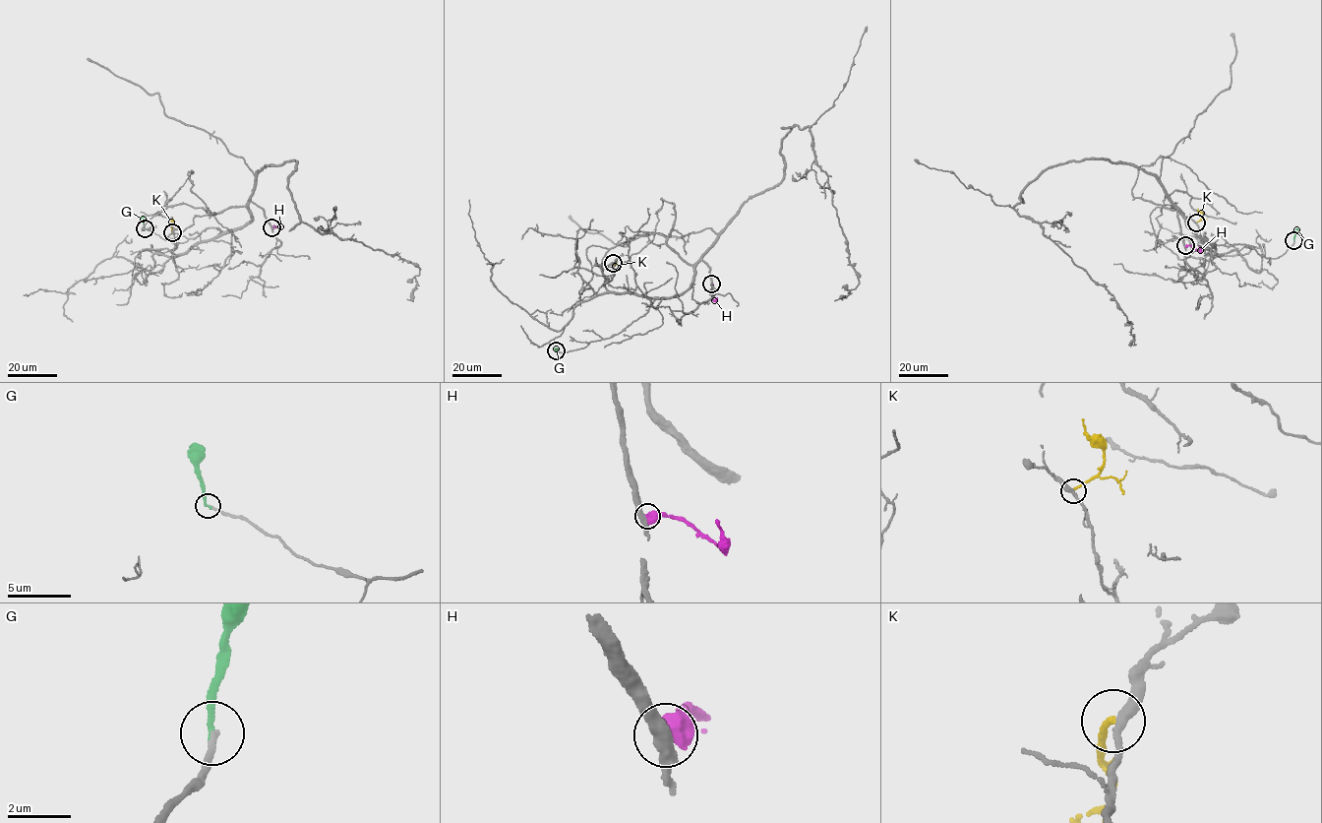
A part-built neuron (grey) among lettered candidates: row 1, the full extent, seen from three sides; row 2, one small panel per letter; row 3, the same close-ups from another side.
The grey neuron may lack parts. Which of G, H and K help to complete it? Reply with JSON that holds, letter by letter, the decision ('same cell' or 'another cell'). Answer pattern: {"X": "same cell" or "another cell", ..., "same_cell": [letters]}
{"G": "another cell", "H": "another cell", "K": "another cell", "same_cell": []}

